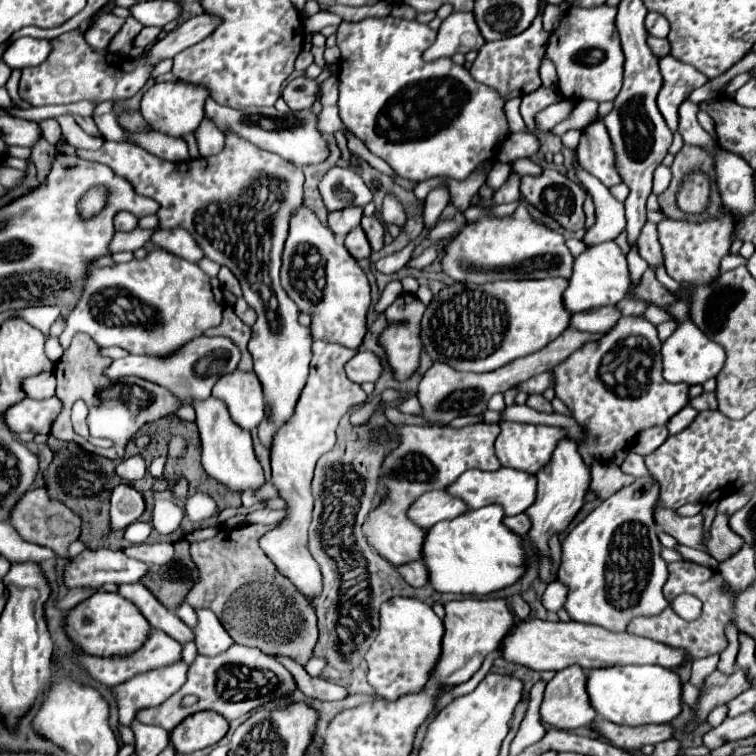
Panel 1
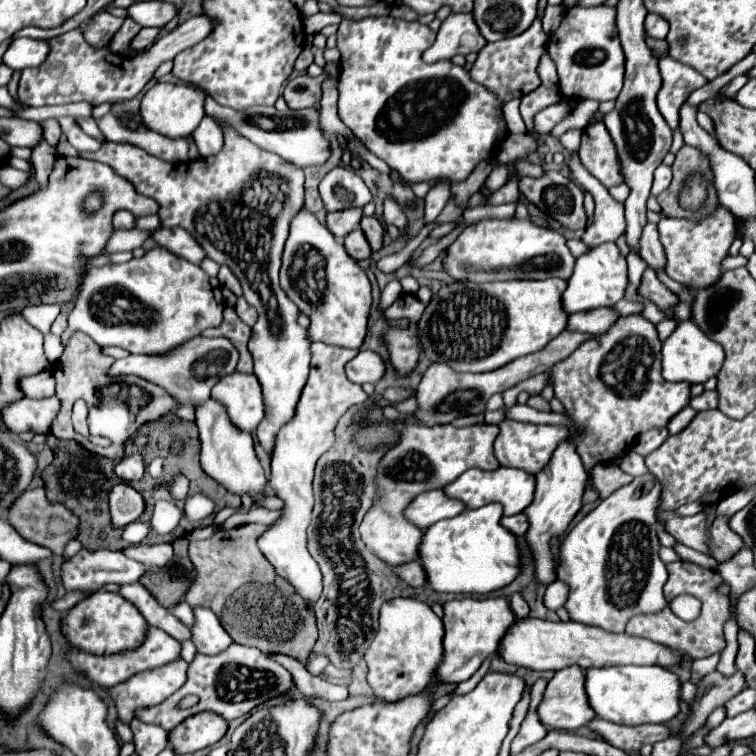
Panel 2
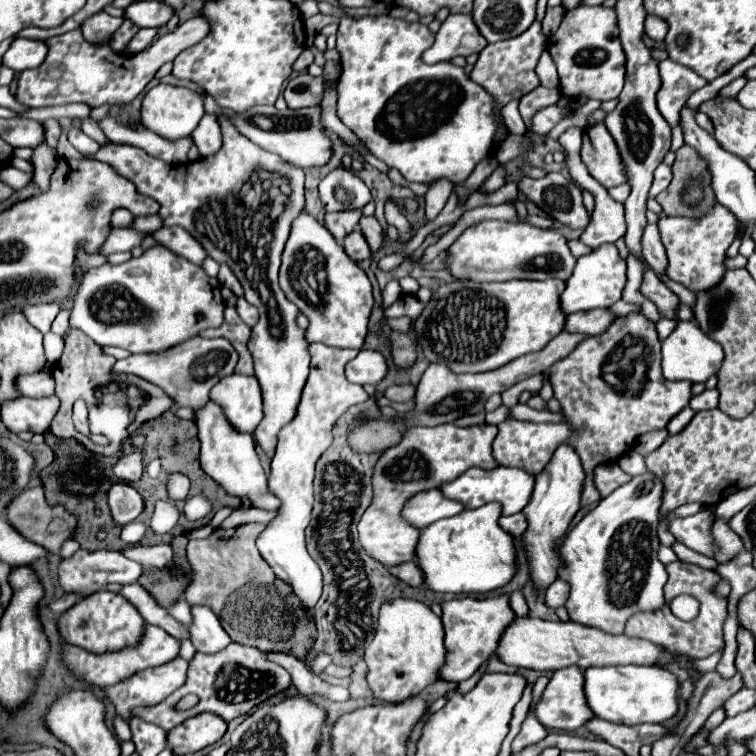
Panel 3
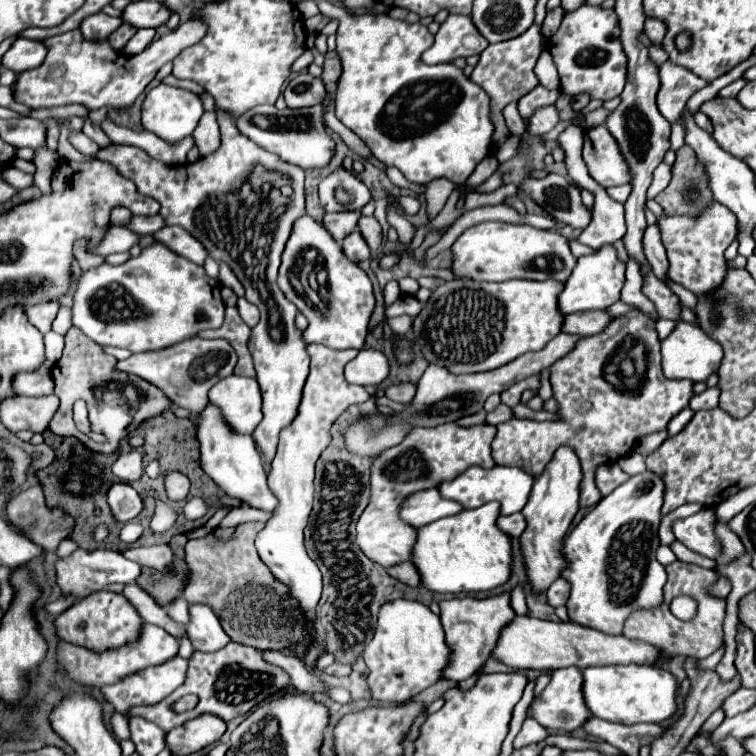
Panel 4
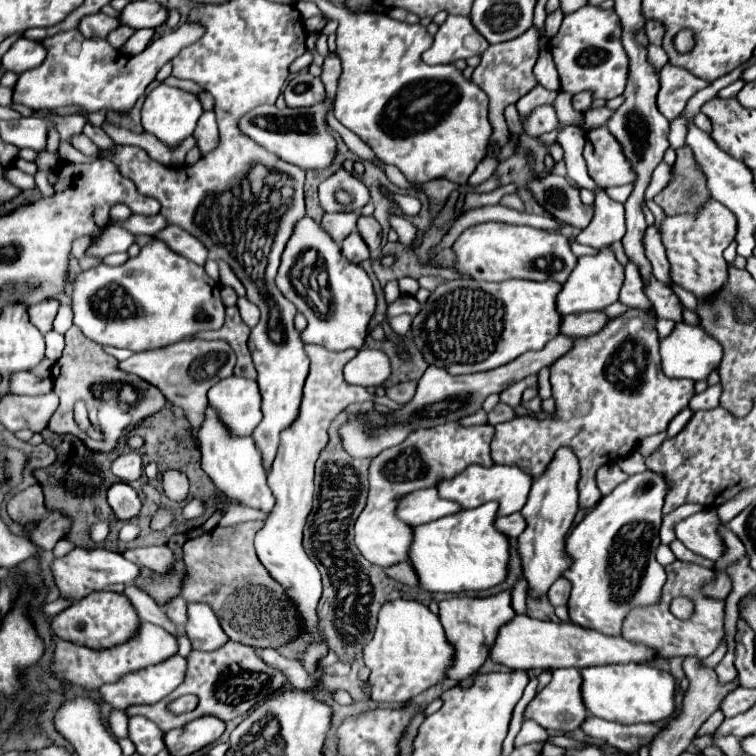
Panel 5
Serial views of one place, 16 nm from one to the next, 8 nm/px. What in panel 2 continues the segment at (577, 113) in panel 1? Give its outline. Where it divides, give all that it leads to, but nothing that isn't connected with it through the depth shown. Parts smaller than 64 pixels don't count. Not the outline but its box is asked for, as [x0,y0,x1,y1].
[550,100,600,138]

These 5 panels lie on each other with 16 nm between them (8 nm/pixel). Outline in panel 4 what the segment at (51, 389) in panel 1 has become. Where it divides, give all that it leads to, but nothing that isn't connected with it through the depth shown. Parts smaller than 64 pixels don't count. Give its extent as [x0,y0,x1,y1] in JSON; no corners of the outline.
[12,373,54,396]

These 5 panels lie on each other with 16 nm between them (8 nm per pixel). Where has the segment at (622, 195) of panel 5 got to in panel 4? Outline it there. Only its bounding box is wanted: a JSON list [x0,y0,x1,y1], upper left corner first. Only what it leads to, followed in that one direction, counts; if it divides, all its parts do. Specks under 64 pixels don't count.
[606,184,632,202]

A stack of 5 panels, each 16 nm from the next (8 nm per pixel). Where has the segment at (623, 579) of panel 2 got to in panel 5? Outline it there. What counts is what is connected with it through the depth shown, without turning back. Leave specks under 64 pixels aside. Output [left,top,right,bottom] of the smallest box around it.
[564,470,666,636]

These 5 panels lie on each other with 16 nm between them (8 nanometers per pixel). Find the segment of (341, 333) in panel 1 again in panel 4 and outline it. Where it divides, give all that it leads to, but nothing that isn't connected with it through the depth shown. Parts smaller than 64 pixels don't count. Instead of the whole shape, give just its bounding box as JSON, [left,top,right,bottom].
[278,216,376,350]

